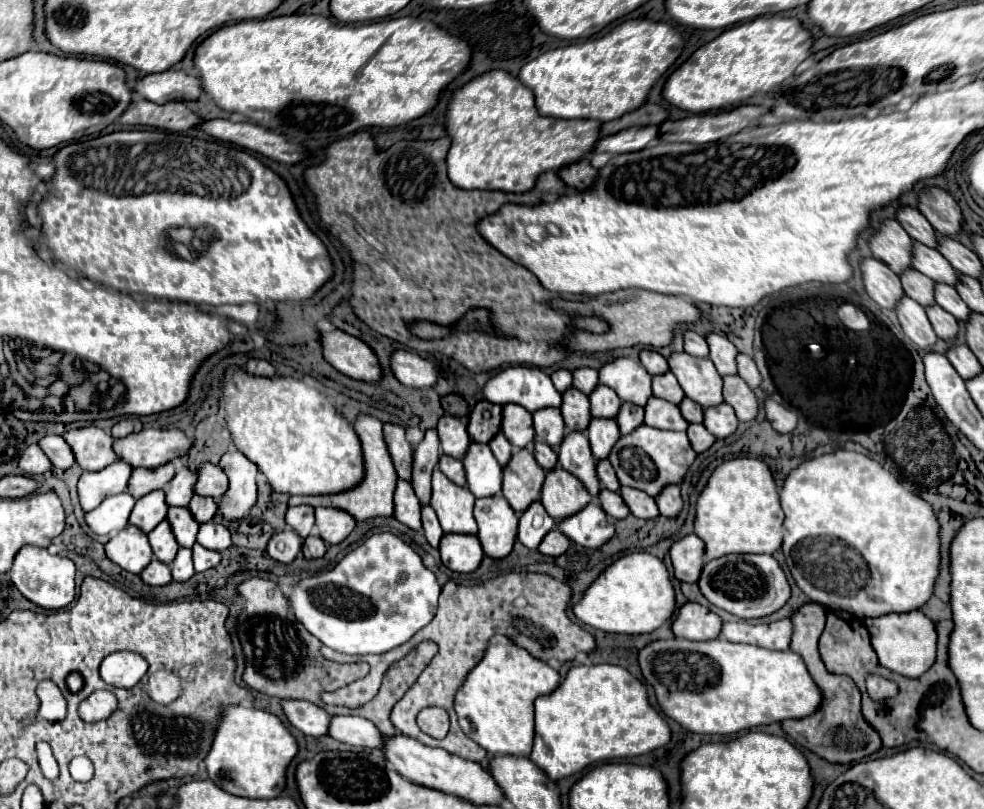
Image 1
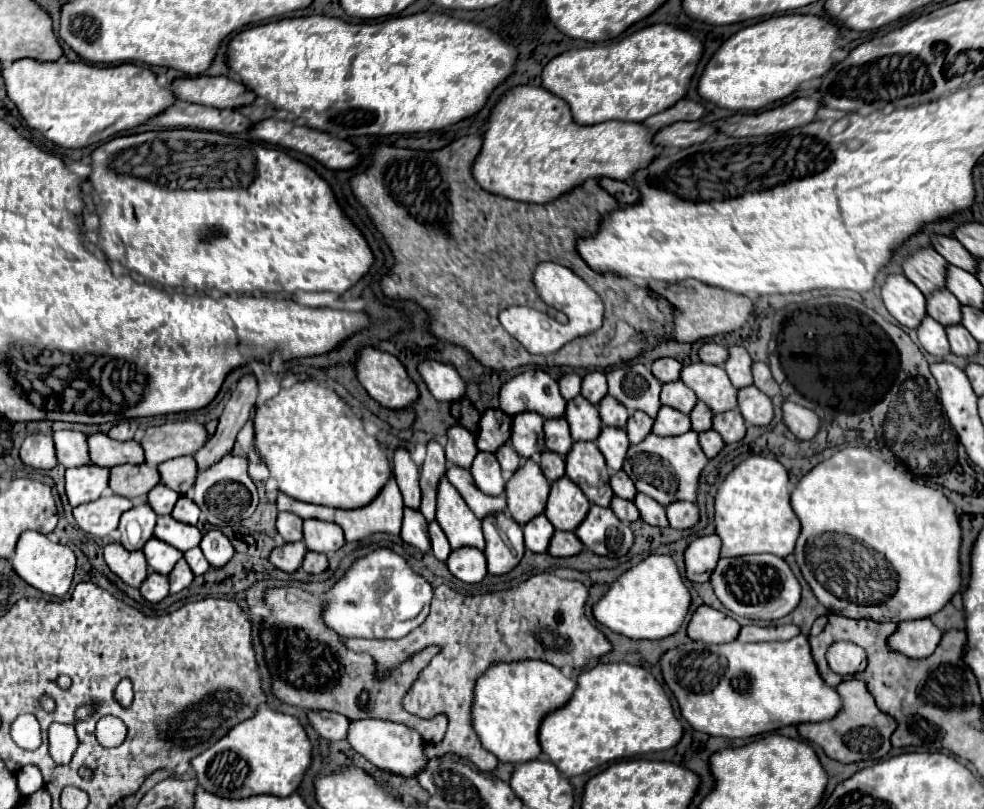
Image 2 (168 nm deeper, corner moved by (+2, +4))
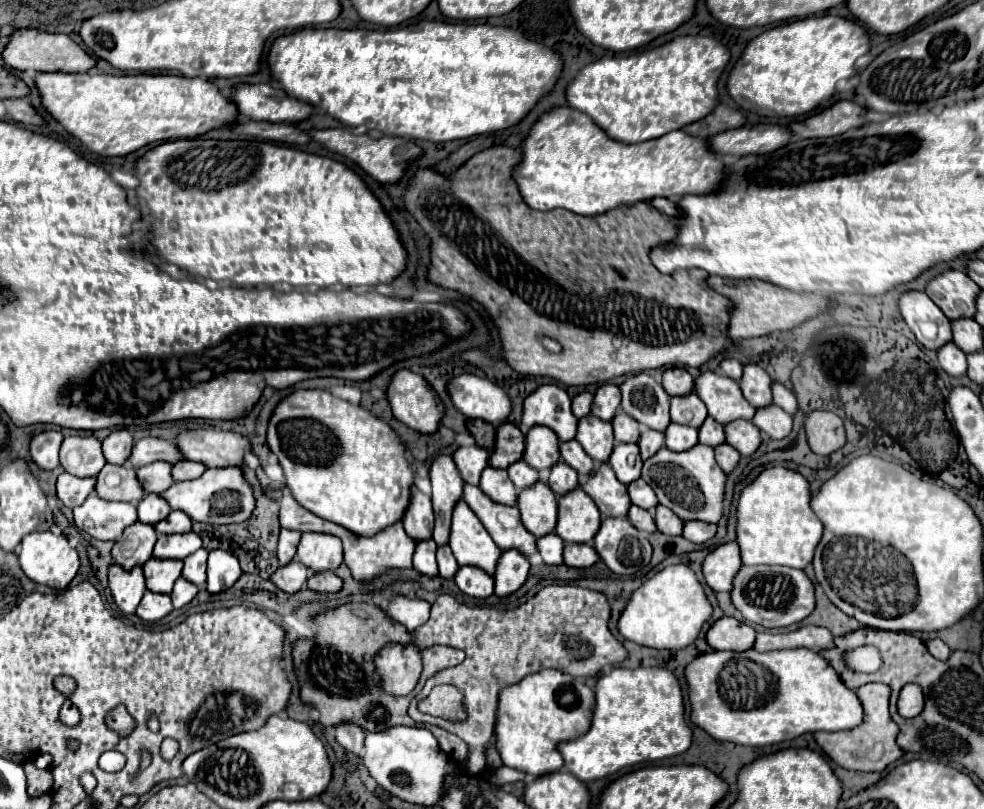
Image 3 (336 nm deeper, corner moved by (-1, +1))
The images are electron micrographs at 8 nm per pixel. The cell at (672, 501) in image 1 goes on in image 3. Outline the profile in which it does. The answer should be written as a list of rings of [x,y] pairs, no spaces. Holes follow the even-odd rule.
[[[686,520],[684,522],[682,536],[688,538],[690,542],[702,544],[702,542],[710,540],[714,534],[716,534],[716,524],[708,524],[708,522],[700,522],[700,520]]]

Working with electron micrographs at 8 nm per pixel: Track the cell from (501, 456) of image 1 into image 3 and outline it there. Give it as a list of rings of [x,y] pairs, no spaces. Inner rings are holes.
[[[516,460],[506,470],[508,470],[508,476],[518,490],[524,490],[524,488],[532,486],[536,480],[540,480],[540,474],[534,468],[530,468],[528,464],[524,464],[524,460]]]

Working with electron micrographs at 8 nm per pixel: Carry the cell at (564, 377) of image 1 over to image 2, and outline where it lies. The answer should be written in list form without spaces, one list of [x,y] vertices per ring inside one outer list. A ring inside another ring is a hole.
[[[575,373],[563,375],[559,379],[559,387],[561,387],[561,395],[565,397],[565,401],[571,401],[573,397],[577,397],[581,393],[581,377]]]

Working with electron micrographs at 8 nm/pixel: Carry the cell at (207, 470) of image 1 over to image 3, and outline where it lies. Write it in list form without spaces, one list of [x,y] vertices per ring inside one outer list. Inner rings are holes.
[[[164,460],[152,462],[152,464],[144,466],[144,468],[138,468],[136,474],[138,474],[138,478],[140,478],[140,482],[142,482],[142,486],[144,486],[144,490],[148,494],[166,492],[174,484],[172,464],[164,462]]]

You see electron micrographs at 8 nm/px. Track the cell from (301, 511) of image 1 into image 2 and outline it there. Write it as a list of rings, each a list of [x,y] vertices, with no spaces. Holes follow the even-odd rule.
[[[279,513],[277,515],[277,531],[285,543],[295,543],[295,541],[303,539],[301,525],[303,525],[303,521],[293,513]]]

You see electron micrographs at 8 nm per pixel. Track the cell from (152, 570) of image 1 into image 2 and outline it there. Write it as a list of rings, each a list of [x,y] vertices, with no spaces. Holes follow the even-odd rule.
[[[149,573],[149,577],[141,583],[139,587],[141,591],[141,597],[149,603],[159,603],[163,601],[167,595],[169,595],[169,581],[165,575],[159,575],[159,573]]]

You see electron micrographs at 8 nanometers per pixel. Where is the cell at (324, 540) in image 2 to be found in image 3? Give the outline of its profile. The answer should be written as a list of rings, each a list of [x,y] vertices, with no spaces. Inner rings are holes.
[[[304,532],[296,558],[312,572],[336,570],[342,564],[342,542],[338,536],[322,532]]]

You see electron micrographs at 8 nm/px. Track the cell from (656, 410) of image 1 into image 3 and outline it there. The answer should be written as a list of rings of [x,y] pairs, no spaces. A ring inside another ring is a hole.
[[[672,422],[666,432],[666,442],[664,446],[674,450],[674,452],[682,452],[682,450],[688,450],[692,448],[692,444],[698,442],[698,430],[696,428],[688,428],[688,426],[680,426],[676,422]]]

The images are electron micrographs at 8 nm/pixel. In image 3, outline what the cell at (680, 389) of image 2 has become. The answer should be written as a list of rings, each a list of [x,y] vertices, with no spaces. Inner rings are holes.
[[[690,392],[686,396],[670,398],[670,416],[672,416],[672,422],[700,428],[704,418],[708,416],[708,412],[706,412],[704,402],[694,392]]]

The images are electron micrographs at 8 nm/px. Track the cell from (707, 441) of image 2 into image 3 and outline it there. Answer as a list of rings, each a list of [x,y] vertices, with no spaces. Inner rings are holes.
[[[718,444],[718,446],[714,448],[714,454],[716,454],[718,466],[720,466],[726,474],[732,472],[732,468],[738,464],[738,458],[740,458],[740,454],[738,454],[732,446],[728,446],[728,444]]]

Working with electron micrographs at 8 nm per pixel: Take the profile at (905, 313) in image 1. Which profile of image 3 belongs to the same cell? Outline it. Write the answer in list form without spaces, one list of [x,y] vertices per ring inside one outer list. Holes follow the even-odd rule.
[[[950,340],[946,342],[942,348],[936,350],[938,362],[940,366],[950,374],[950,376],[960,376],[966,372],[966,354],[960,352],[960,348],[956,348],[956,344]]]

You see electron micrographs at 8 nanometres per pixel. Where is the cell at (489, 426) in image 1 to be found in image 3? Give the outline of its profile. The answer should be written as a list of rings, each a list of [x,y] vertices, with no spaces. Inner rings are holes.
[[[504,422],[496,428],[496,444],[488,464],[494,468],[506,468],[512,460],[520,460],[524,452],[524,434],[516,424]]]

